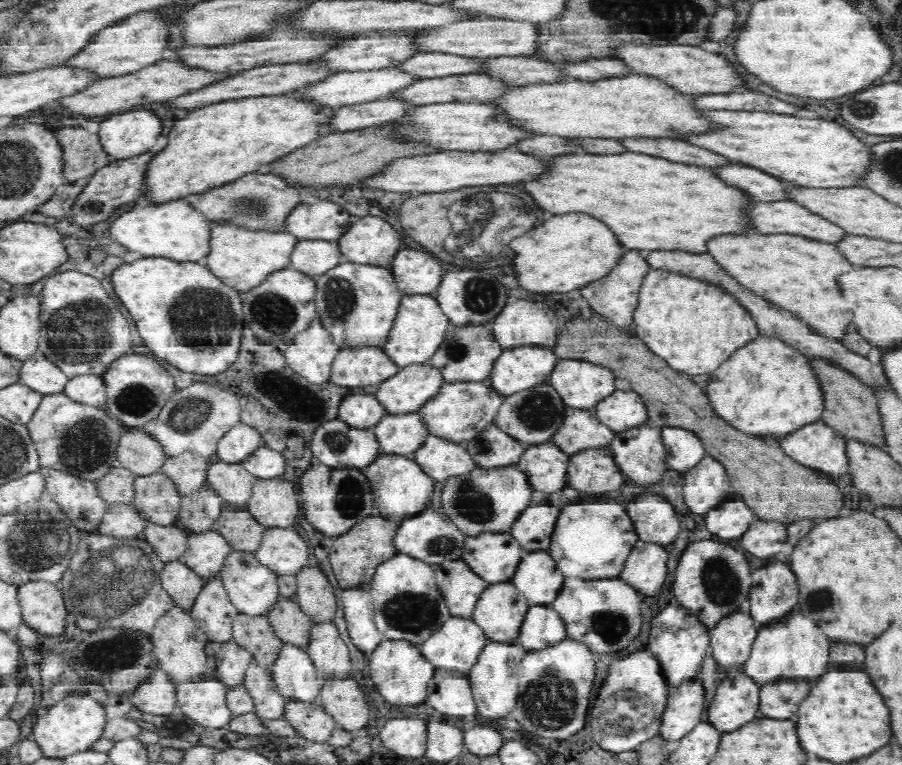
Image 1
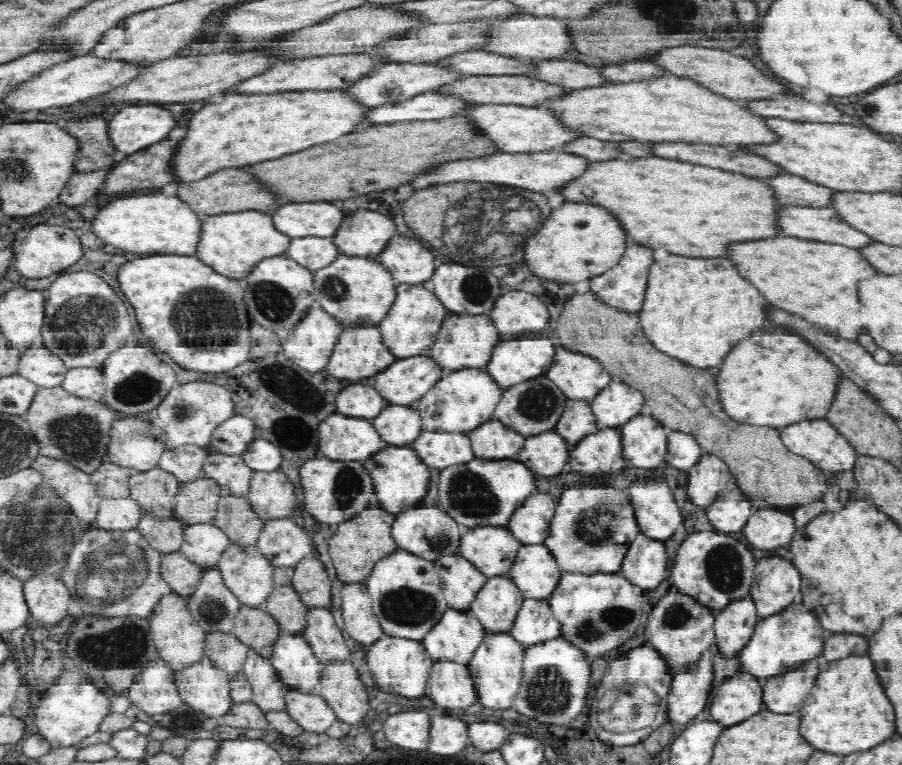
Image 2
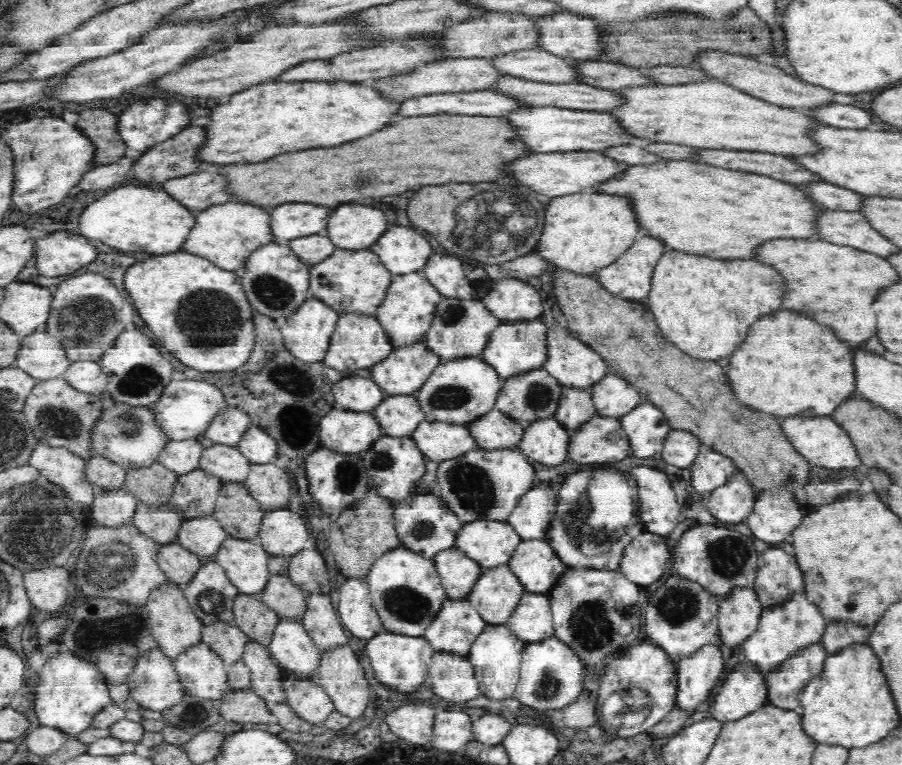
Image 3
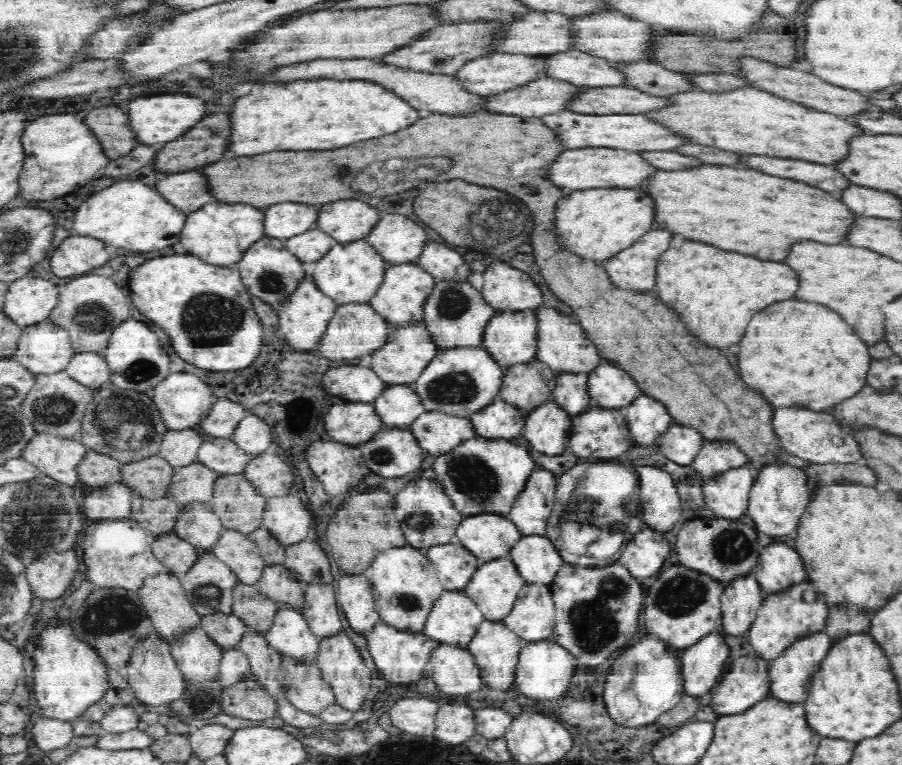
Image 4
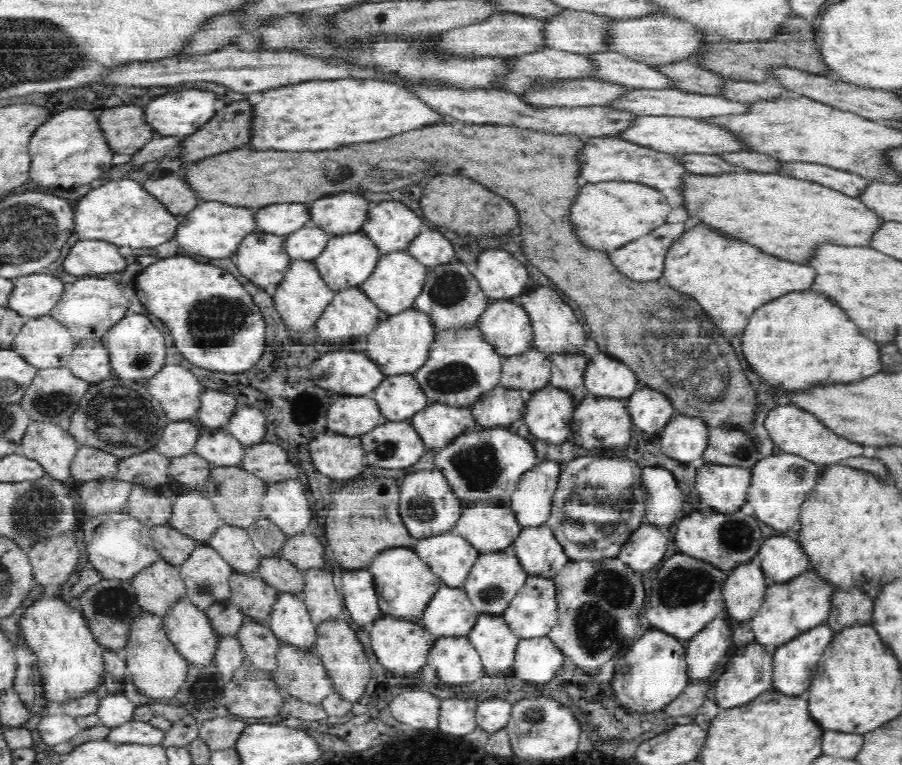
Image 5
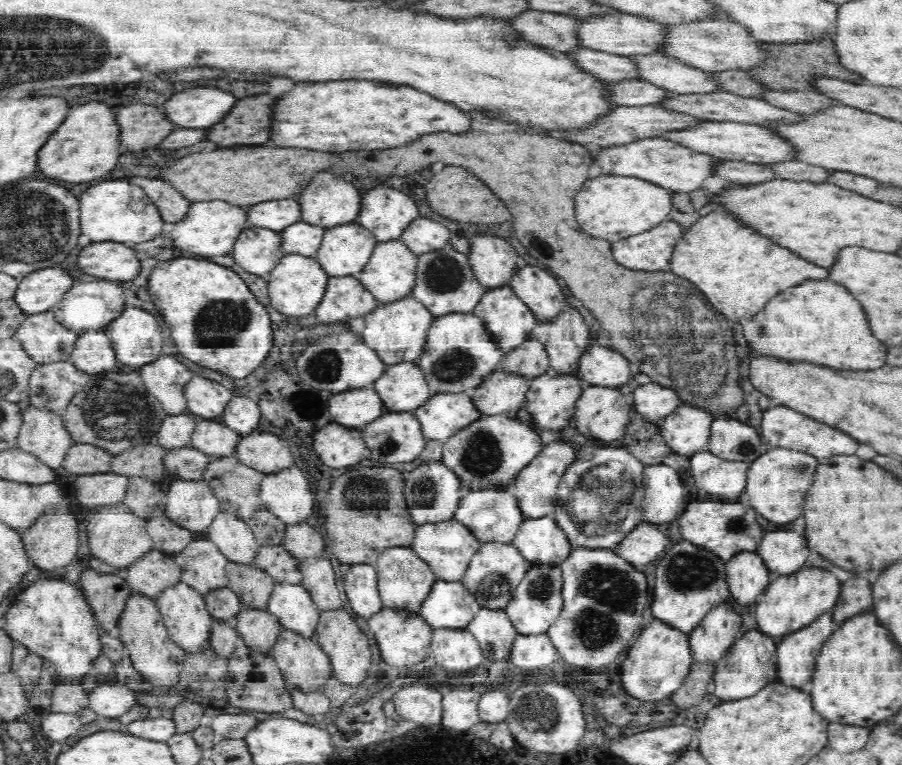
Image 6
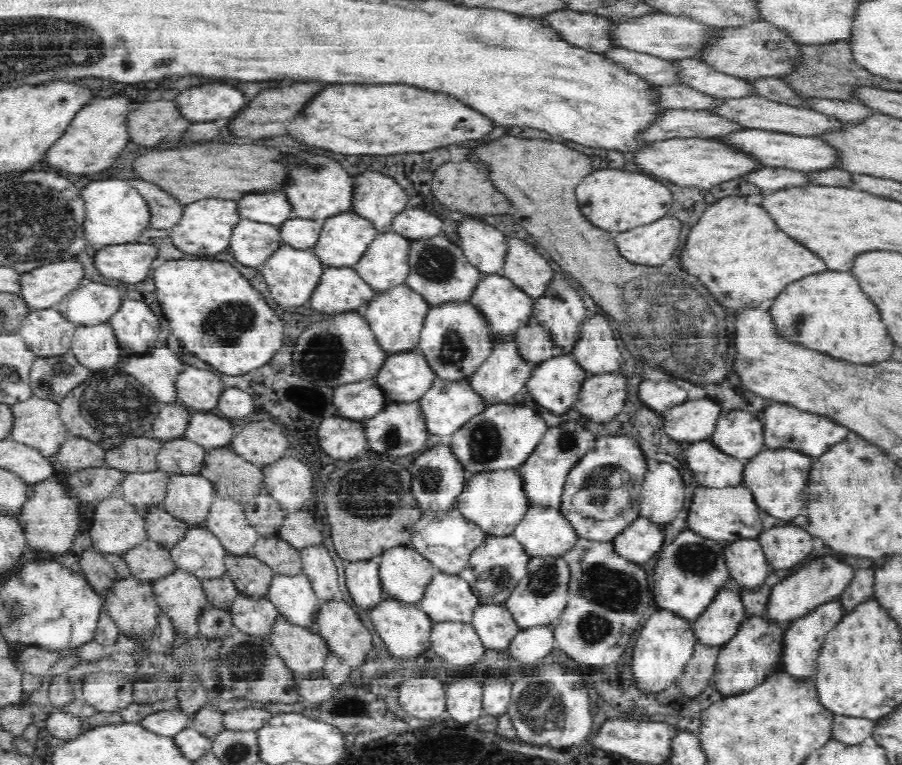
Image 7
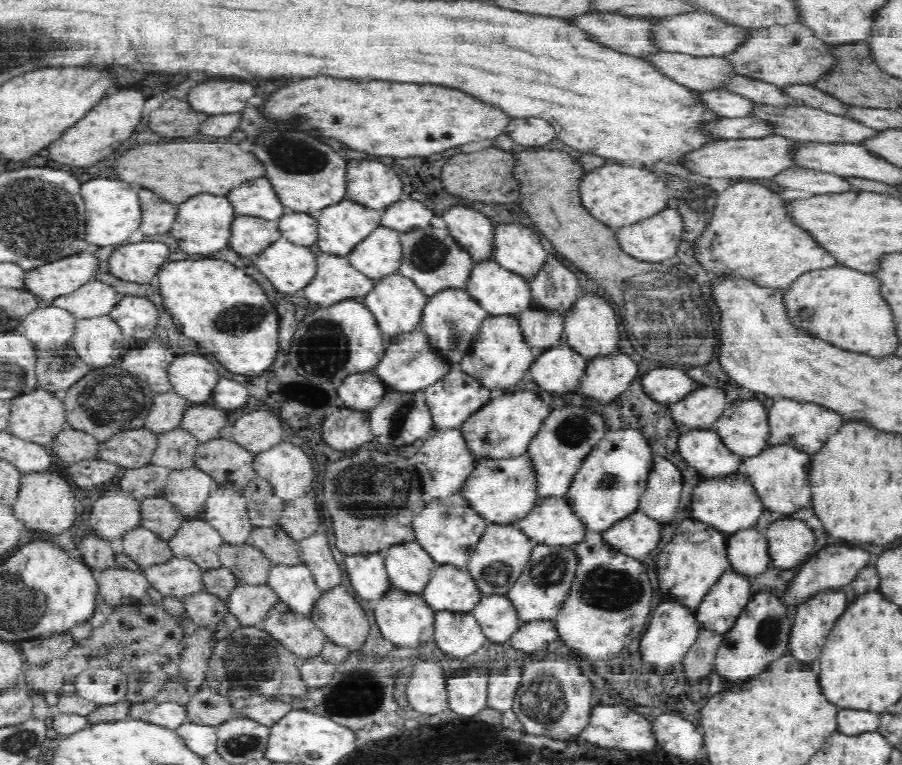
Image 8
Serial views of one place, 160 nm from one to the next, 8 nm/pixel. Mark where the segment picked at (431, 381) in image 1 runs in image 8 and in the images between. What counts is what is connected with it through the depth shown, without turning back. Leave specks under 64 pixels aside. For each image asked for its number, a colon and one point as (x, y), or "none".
2: (405, 380)
3: (403, 371)
4: (407, 350)
5: (401, 342)
6: (396, 330)
7: (396, 315)
8: (397, 301)

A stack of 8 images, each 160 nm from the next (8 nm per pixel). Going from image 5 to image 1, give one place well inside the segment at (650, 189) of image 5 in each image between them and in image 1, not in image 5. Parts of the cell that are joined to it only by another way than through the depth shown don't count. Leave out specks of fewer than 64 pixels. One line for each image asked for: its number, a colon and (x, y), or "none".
1: (569, 250)
2: (578, 240)
3: (585, 231)
4: (596, 223)

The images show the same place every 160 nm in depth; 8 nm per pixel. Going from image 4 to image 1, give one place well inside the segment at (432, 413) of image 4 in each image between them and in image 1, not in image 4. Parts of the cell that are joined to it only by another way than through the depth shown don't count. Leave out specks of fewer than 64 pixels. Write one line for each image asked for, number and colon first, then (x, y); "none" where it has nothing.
1: (439, 457)
2: (438, 449)
3: (439, 441)

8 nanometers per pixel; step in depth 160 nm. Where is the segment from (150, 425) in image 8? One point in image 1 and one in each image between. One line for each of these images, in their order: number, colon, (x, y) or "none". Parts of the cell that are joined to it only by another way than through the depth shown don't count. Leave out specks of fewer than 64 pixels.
1: (188, 470)
2: (186, 462)
3: (179, 455)
4: (179, 447)
5: (178, 438)
6: (176, 429)
7: (172, 419)

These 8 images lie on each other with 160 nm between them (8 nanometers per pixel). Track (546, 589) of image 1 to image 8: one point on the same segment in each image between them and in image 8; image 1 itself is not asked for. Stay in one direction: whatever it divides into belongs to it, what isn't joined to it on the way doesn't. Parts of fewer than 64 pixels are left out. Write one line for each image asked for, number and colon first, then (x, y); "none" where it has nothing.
2: (535, 570)
3: (535, 562)
4: (537, 559)
5: (537, 547)
6: (542, 539)
7: (543, 530)
8: (553, 521)

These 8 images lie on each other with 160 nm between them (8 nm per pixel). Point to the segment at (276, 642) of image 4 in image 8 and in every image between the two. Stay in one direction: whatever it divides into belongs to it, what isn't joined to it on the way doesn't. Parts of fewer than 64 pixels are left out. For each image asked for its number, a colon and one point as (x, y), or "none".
5: (290, 620)
6: (291, 603)
7: (293, 594)
8: (295, 584)

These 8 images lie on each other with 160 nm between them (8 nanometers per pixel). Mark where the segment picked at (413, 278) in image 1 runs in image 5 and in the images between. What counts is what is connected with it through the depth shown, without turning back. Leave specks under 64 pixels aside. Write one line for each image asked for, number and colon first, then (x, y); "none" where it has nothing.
2: (407, 260)
3: (402, 249)
4: (397, 238)
5: (390, 224)

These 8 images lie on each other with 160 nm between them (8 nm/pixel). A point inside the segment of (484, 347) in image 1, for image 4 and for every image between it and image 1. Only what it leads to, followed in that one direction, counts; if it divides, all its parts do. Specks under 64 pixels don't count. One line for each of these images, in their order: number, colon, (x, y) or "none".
2: (463, 340)
3: (461, 326)
4: (456, 314)

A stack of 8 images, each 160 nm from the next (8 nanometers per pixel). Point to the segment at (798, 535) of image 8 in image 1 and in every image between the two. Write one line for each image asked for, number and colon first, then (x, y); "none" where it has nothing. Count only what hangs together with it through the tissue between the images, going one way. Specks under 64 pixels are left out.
1: (774, 592)
2: (778, 582)
3: (779, 575)
4: (779, 566)
5: (782, 558)
6: (785, 551)
7: (784, 546)

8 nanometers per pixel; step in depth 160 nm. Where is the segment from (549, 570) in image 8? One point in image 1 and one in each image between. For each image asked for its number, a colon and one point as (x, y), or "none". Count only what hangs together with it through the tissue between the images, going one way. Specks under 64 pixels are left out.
1: (542, 626)
2: (534, 624)
3: (531, 620)
4: (532, 617)
5: (534, 611)
6: (537, 602)
7: (539, 598)

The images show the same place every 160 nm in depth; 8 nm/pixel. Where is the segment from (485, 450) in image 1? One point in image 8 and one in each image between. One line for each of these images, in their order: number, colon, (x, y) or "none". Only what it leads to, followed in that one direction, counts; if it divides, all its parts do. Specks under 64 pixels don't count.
2: (492, 439)
3: (495, 429)
4: (498, 419)
5: (505, 405)
6: (502, 390)
7: (505, 372)
8: (500, 357)

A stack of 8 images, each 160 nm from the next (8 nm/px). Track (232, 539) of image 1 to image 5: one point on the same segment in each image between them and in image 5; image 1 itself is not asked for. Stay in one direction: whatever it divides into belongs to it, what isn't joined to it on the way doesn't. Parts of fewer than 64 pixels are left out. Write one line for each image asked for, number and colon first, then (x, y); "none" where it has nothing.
2: (235, 516)
3: (239, 513)
4: (234, 499)
5: (237, 493)

